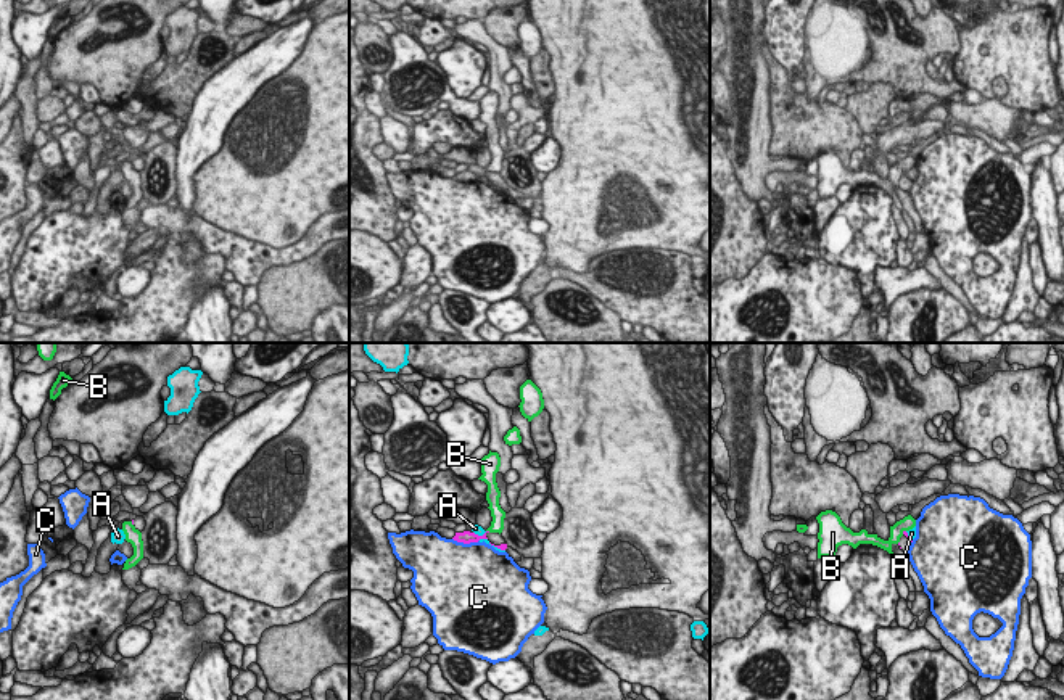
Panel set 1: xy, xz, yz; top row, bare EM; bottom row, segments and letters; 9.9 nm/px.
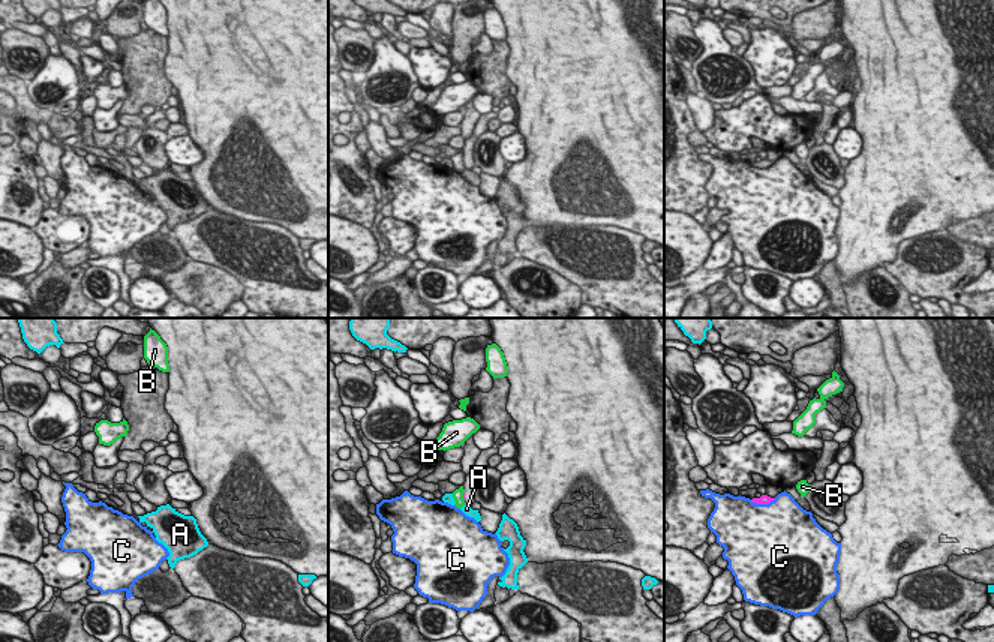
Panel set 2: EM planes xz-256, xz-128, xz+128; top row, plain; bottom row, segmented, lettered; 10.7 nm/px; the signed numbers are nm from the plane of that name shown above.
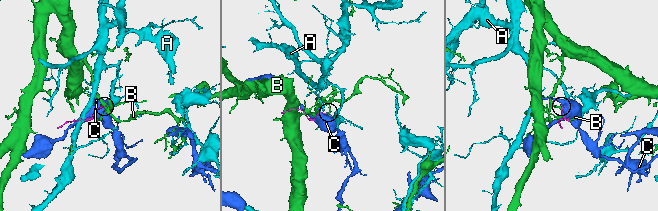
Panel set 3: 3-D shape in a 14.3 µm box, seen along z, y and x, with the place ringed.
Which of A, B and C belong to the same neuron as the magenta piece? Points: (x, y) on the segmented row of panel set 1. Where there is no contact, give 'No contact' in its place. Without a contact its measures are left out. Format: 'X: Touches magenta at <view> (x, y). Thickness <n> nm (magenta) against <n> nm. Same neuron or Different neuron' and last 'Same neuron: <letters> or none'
A: Touches magenta at xz (480, 536). Thickness 120 nm (magenta) against 90 nm. Different neuron
B: Touches magenta at yz (903, 531). Thickness 50 nm (magenta) against 140 nm. Different neuron
C: Touches magenta at xz (466, 543). Thickness 120 nm (magenta) against 480 nm. Different neuron
Same neuron: none

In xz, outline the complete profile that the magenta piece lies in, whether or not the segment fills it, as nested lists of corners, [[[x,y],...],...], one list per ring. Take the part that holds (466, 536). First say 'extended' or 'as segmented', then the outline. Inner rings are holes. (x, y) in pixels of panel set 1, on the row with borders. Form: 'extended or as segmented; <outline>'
extended; [[[464,531],[464,533],[456,533],[456,536],[452,539],[457,542],[464,542],[464,544],[478,542],[480,539],[488,539],[489,544],[497,547],[497,549],[501,549],[501,550],[507,549],[507,542],[502,537],[502,534],[499,534],[499,533],[486,531],[483,536],[478,536],[475,533]]]

